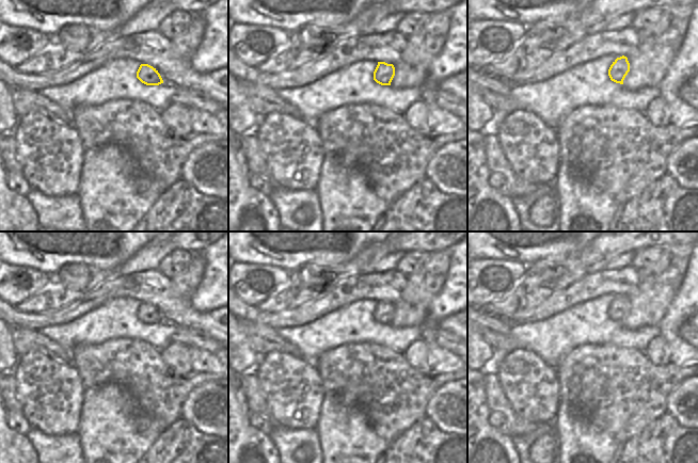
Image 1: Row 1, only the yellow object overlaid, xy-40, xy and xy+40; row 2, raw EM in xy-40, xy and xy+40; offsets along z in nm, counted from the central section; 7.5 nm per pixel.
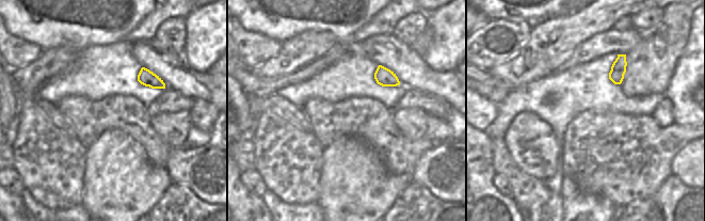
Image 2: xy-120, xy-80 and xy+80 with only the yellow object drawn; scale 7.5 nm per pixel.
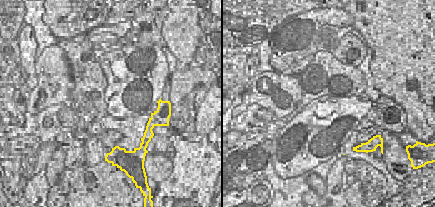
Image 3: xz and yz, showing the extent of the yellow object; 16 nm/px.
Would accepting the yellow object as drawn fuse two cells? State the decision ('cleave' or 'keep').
keep

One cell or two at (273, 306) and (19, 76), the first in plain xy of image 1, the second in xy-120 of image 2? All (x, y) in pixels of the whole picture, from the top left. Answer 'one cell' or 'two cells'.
one cell

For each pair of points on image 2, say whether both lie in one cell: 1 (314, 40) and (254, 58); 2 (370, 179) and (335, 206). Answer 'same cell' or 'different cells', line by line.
1: different cells
2: same cell

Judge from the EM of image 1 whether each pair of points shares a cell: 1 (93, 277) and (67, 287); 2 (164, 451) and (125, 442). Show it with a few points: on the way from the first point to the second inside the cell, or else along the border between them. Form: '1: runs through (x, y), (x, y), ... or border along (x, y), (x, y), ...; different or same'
1: runs through (86, 277), (74, 281); same
2: border along (164, 428), (146, 451); different

